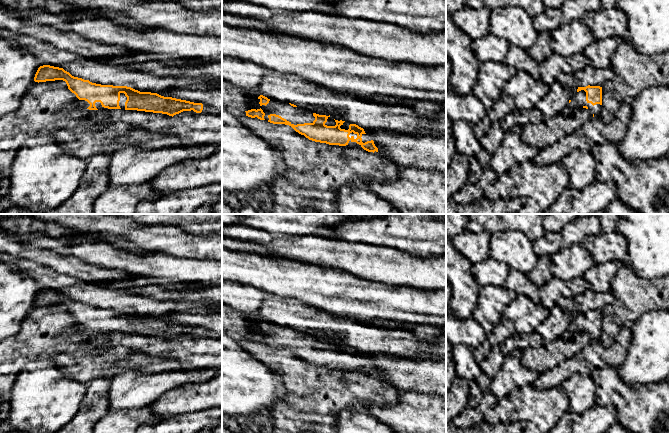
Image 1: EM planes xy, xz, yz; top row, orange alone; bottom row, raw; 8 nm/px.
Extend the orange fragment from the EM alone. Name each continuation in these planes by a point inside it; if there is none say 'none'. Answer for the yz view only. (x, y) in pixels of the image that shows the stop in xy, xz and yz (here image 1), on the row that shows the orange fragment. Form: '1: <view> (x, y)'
1: yz (578, 100)

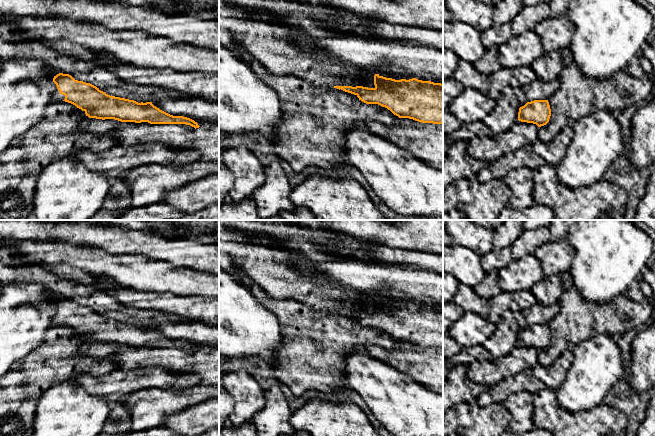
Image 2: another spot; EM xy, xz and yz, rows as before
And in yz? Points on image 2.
none

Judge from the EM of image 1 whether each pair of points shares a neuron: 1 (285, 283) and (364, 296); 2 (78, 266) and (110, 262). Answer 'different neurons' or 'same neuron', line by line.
1: same neuron
2: different neurons

